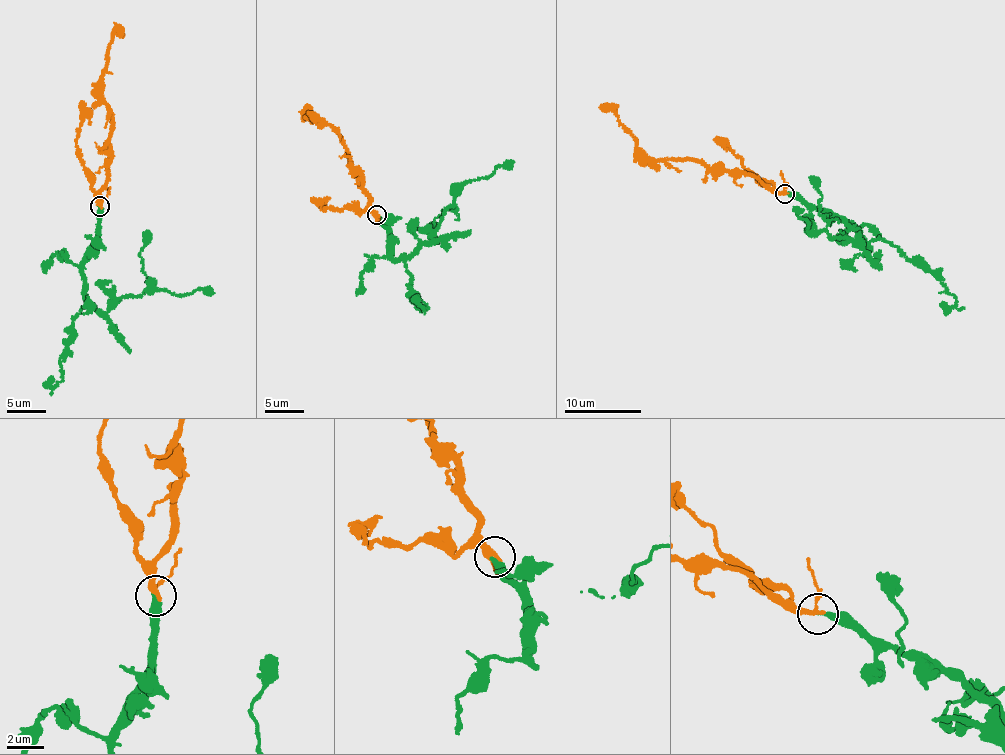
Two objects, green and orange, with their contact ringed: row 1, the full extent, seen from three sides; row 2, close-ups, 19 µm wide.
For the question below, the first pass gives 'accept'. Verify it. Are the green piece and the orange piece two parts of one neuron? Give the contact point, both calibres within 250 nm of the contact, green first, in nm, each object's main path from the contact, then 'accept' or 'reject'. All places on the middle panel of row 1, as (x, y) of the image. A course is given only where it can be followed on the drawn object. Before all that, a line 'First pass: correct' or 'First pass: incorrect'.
First pass: correct
place (376, 214); calibres 320 and 240 nm; course green (377, 214), (387, 229), (389, 253), (398, 259), (430, 242), (453, 195), (514, 162); course orange (377, 214), (361, 183), (361, 170), (350, 165), (342, 136), (333, 126), (311, 122), (305, 116), (307, 104); accept

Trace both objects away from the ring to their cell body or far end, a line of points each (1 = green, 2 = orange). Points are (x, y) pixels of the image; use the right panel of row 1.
1: (785, 194), (842, 217), (859, 233), (869, 252), (807, 228), (797, 209)
2: (785, 194), (765, 188), (755, 177), (684, 159), (672, 157), (660, 161), (645, 155), (613, 111), (599, 107)

